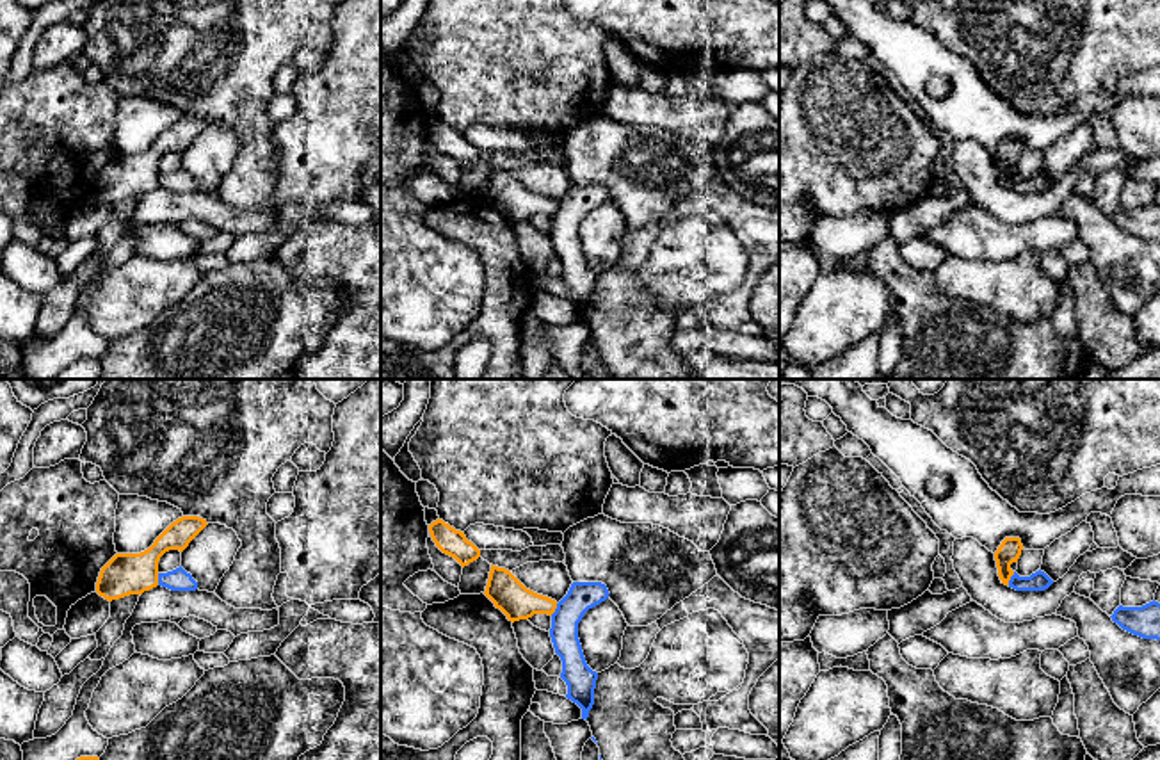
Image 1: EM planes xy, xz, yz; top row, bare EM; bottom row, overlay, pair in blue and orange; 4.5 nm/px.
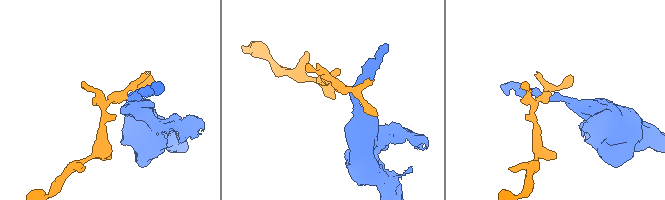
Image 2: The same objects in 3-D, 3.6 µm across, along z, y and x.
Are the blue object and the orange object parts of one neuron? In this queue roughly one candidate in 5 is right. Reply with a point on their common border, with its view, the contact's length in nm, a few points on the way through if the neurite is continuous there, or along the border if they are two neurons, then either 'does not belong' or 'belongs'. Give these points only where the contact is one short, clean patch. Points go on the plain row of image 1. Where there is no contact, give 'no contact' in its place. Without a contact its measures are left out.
yz (1011, 180) | 70 nm | along yz (1014, 173), (1007, 185) | does not belong

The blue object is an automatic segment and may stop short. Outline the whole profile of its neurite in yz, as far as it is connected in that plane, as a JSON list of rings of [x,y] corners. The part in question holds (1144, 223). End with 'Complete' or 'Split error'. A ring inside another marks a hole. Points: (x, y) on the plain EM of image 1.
[[[1155,201],[1142,208],[1119,206],[1110,219],[1133,237],[1160,242],[1160,205]]]. Complete

